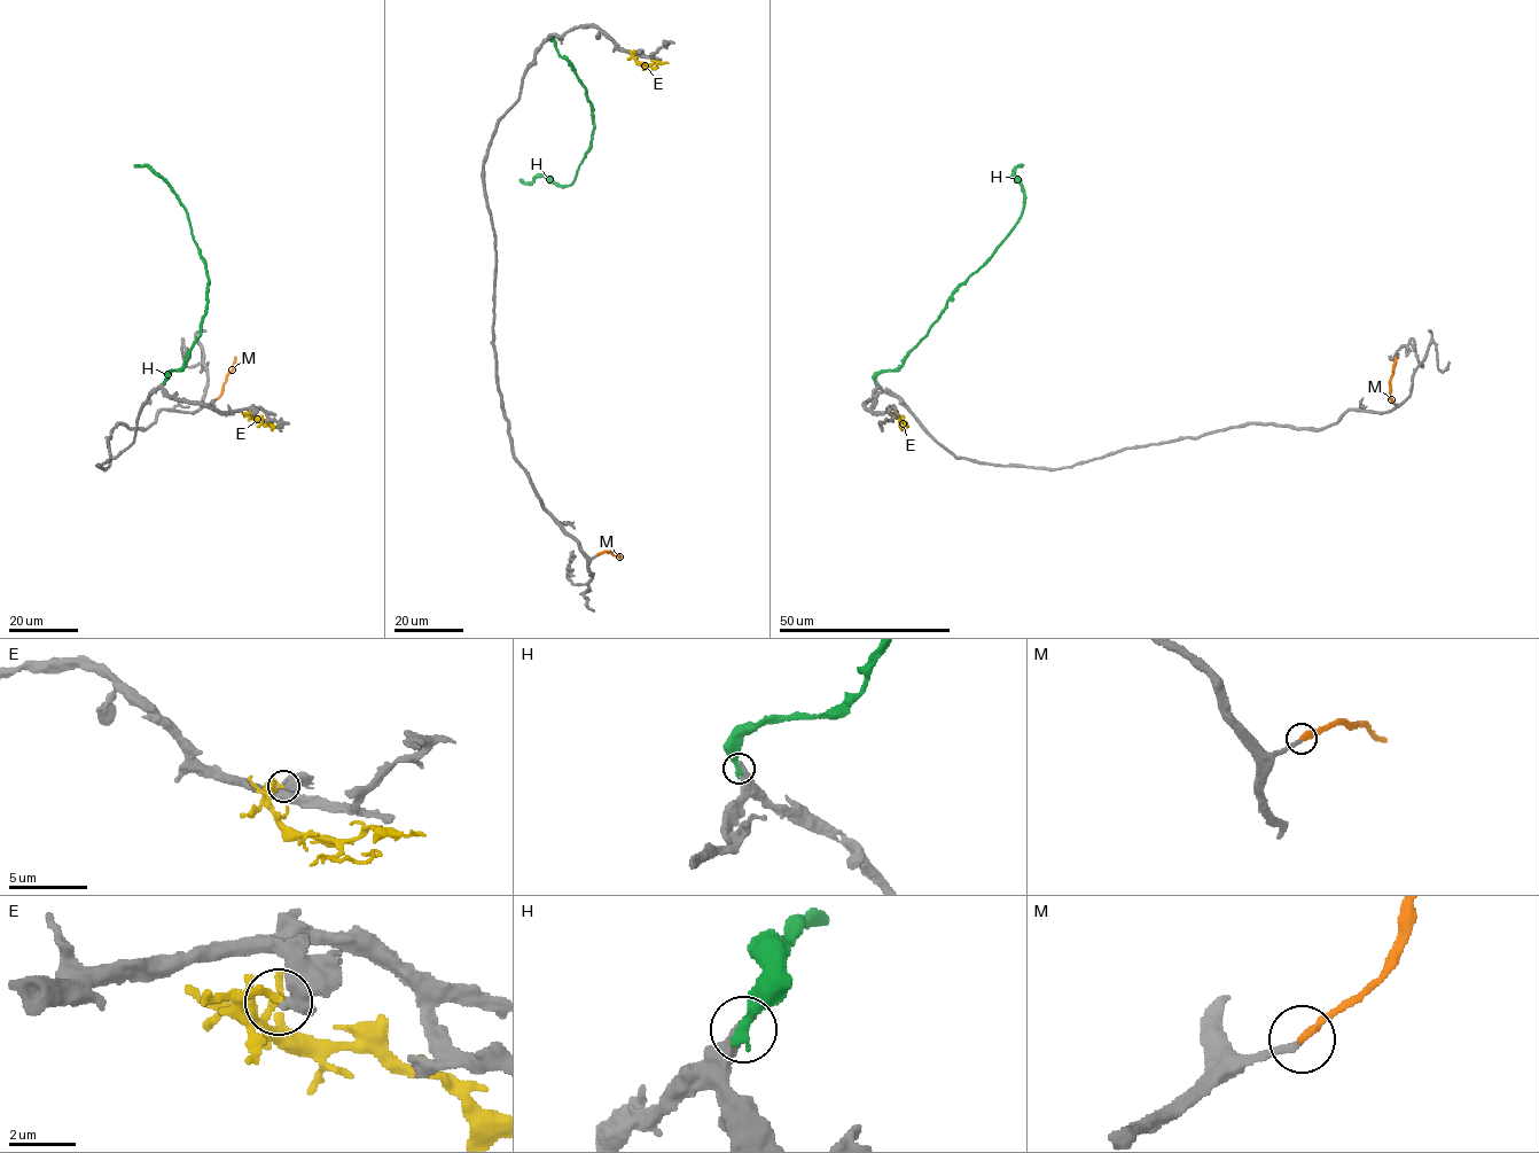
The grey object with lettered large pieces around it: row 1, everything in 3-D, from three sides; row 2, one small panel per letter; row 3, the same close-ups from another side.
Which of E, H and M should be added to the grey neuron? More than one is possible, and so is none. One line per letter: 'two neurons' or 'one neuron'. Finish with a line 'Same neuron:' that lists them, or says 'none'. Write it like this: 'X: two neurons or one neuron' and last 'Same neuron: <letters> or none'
E: two neurons
H: two neurons
M: one neuron
Same neuron: M

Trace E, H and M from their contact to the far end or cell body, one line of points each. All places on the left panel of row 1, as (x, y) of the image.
E: (251, 414), (282, 428)
H: (164, 382), (170, 372), (185, 365), (187, 352), (200, 334), (209, 278), (178, 196), (151, 169), (134, 165)
M: (211, 403), (220, 396), (235, 357)

